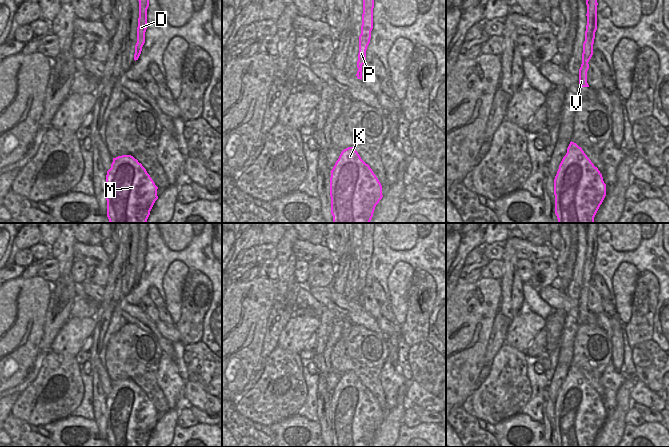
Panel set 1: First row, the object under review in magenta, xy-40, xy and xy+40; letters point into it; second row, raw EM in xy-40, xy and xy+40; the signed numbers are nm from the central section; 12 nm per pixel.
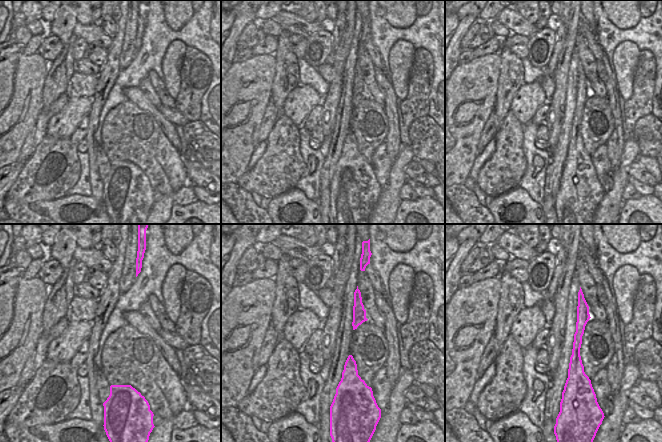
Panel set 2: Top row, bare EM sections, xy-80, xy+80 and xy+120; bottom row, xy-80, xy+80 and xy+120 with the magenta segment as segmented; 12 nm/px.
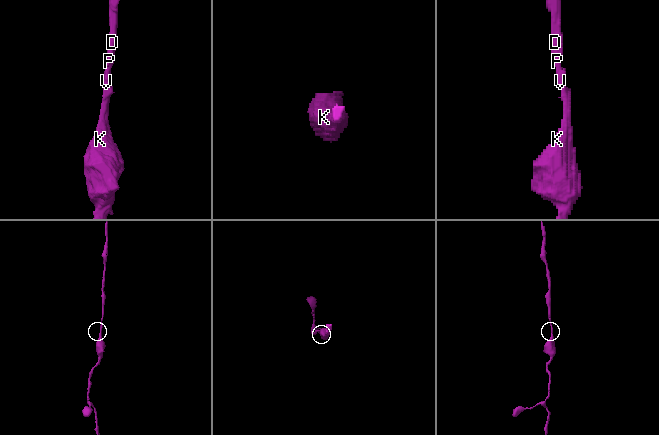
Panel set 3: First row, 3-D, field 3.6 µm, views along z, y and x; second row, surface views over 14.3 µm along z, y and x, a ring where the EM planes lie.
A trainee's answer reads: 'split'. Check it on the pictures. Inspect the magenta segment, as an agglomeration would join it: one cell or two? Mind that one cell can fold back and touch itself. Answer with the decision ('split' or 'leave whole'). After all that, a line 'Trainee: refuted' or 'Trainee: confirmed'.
leave whole
Trainee: refuted

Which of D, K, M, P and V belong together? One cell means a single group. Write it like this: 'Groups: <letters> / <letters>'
Groups: D K M P V.

